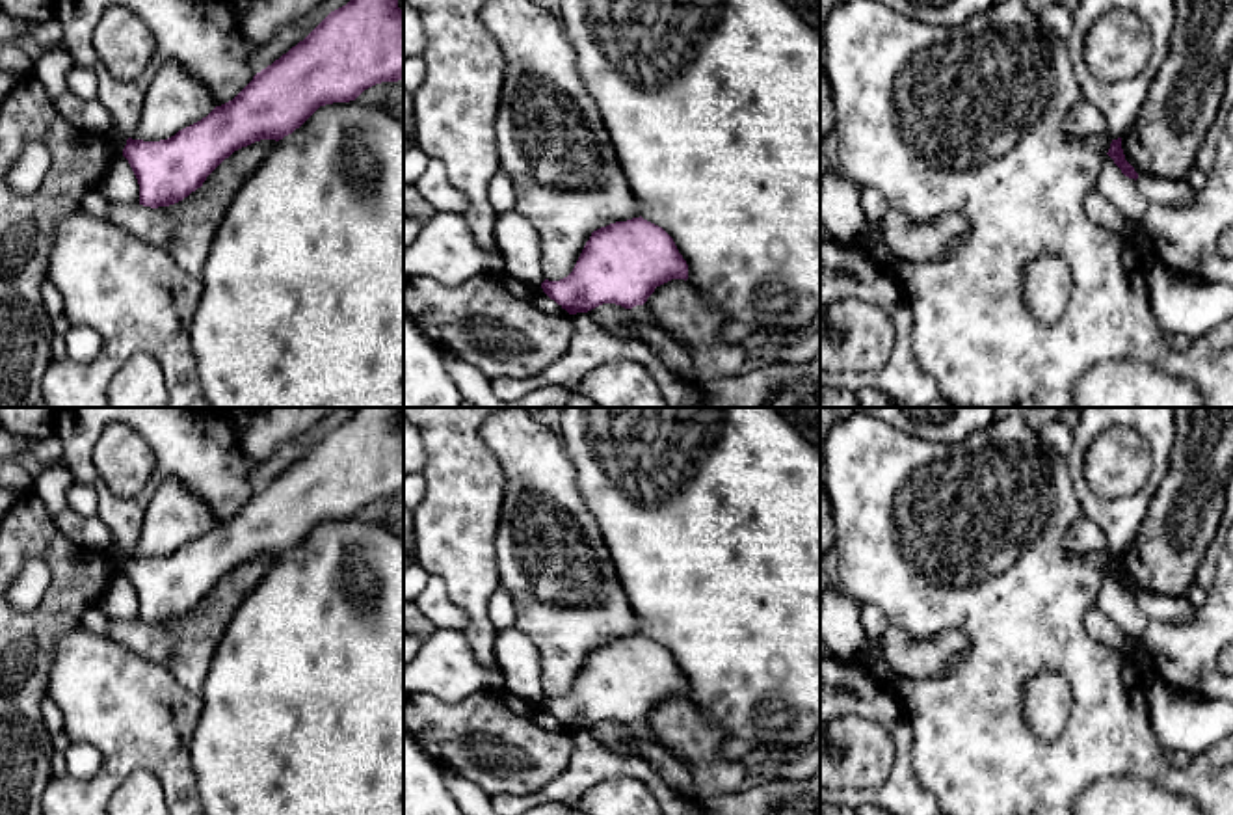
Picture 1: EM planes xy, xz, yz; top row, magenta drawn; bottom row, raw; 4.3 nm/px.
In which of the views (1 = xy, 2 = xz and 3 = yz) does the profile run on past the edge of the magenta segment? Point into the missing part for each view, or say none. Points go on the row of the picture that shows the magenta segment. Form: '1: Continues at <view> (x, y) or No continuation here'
1: No continuation here
2: No continuation here
3: No continuation here

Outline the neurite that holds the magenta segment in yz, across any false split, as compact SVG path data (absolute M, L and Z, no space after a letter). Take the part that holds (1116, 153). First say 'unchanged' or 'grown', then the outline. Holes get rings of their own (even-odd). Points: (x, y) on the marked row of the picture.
unchanged; M1121 138L1112 140L1110 149L1107 153L1114 164L1121 169L1121 173L1129 179L1138 179L1138 173L1134 167L1125 160L1123 149L1121 149Z

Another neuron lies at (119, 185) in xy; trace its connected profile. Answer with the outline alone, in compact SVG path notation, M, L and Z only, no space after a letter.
M119 154L106 169L97 190L110 203L139 203L139 184L128 164L128 160Z

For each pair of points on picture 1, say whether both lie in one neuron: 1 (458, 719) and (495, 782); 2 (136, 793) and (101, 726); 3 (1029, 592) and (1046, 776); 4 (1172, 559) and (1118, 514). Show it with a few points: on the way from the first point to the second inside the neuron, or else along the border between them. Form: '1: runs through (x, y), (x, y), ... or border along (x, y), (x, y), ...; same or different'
1: runs through (458, 735), (471, 754), (471, 765), (478, 771); same
2: border along (110, 795), (136, 771), (147, 771), (166, 795); different
3: runs through (1010, 639), (1007, 644), (1007, 730); same
4: border along (1155, 490), (1137, 536), (1122, 555); different

